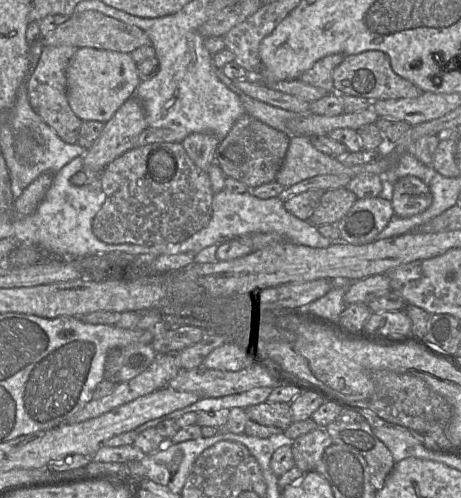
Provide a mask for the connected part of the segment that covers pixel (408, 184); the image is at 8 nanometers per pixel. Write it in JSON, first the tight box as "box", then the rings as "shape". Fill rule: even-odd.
{"box":[394,176,433,218],"shape":[[[406,176],[394,182],[394,216],[407,218],[426,211],[433,202],[429,186],[420,178]]]}

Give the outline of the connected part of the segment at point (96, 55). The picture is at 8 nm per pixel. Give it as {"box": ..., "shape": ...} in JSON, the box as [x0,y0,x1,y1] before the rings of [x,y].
{"box":[66,48,140,122],"shape":[[[79,48],[66,69],[67,100],[75,115],[84,121],[108,122],[117,109],[135,93],[140,79],[137,64],[129,53]]]}

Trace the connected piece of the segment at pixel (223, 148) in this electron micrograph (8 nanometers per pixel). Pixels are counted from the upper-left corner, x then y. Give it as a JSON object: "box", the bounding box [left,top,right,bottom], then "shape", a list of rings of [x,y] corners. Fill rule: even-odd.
{"box":[215,113,290,189],"shape":[[[245,113],[235,121],[229,133],[218,143],[215,162],[226,177],[234,178],[249,189],[254,189],[276,179],[286,156],[290,137]]]}

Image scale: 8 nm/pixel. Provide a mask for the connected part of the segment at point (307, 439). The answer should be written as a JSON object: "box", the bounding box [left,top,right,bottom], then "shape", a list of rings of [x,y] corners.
{"box":[291,427,333,472],"shape":[[[318,427],[291,441],[295,466],[303,472],[315,470],[324,450],[333,443],[324,427]]]}

